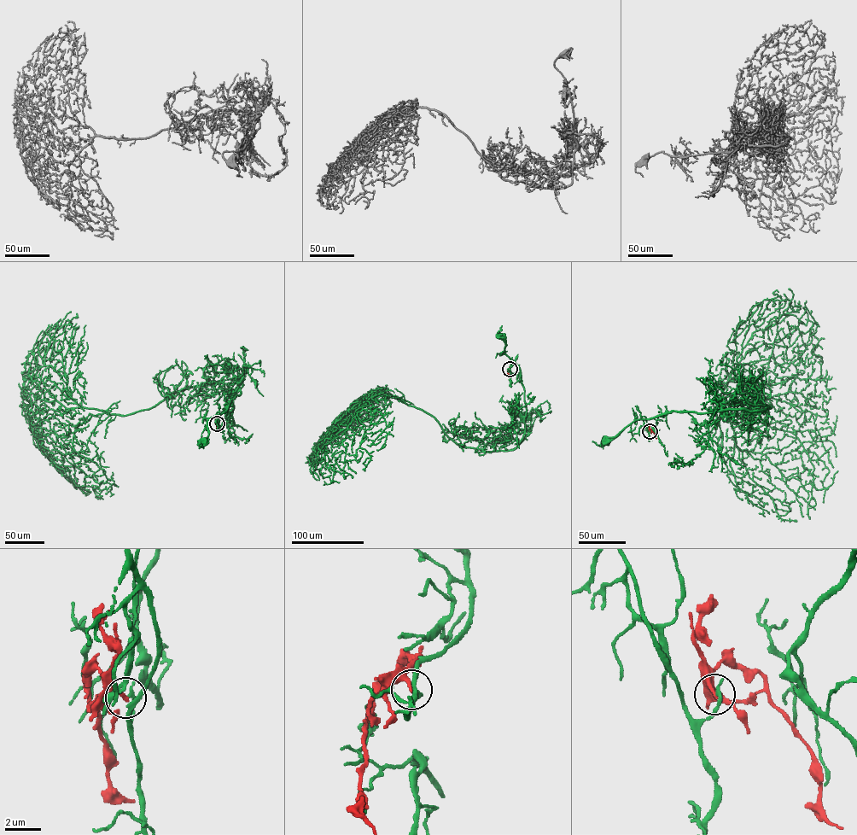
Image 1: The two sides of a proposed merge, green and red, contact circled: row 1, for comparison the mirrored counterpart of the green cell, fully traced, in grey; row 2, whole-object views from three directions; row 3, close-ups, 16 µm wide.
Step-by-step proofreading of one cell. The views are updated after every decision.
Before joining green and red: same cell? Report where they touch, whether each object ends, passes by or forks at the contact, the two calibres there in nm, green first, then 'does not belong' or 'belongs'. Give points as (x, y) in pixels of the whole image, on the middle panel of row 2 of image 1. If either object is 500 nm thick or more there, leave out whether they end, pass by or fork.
(510, 369) | green ends | red ends | 200/240 nm | does not belong

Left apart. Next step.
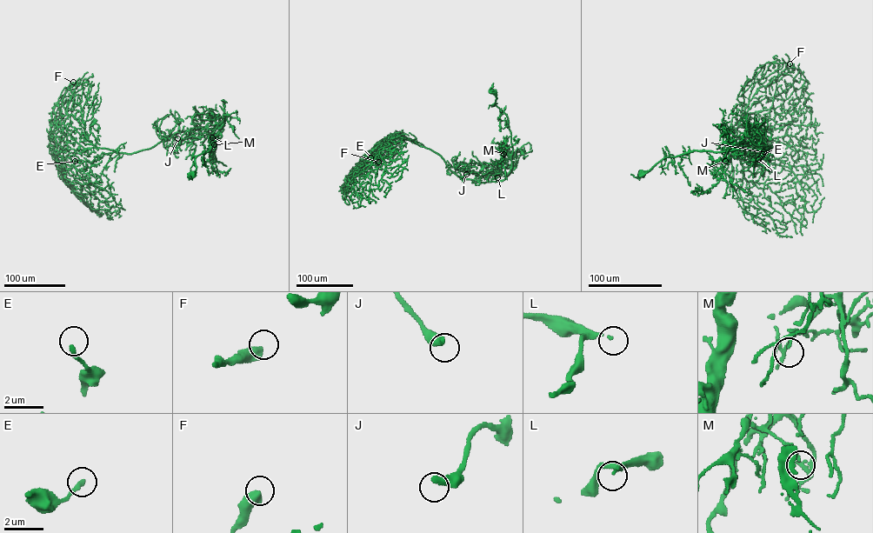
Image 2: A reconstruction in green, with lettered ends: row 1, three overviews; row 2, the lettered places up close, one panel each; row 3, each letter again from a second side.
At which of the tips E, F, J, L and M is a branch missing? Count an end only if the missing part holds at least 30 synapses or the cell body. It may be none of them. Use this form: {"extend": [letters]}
{"extend": ["J", "L"]}

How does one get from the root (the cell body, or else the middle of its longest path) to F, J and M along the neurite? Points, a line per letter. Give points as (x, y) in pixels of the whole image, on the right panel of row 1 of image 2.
F: (641, 172), (666, 157), (695, 150), (771, 148), (738, 153), (731, 137), (756, 89), (787, 73), (789, 63)
J: (641, 172), (649, 171), (666, 157), (695, 150), (756, 150), (772, 146), (763, 151)
M: (641, 172), (649, 171), (666, 157), (695, 150), (728, 150), (725, 161)

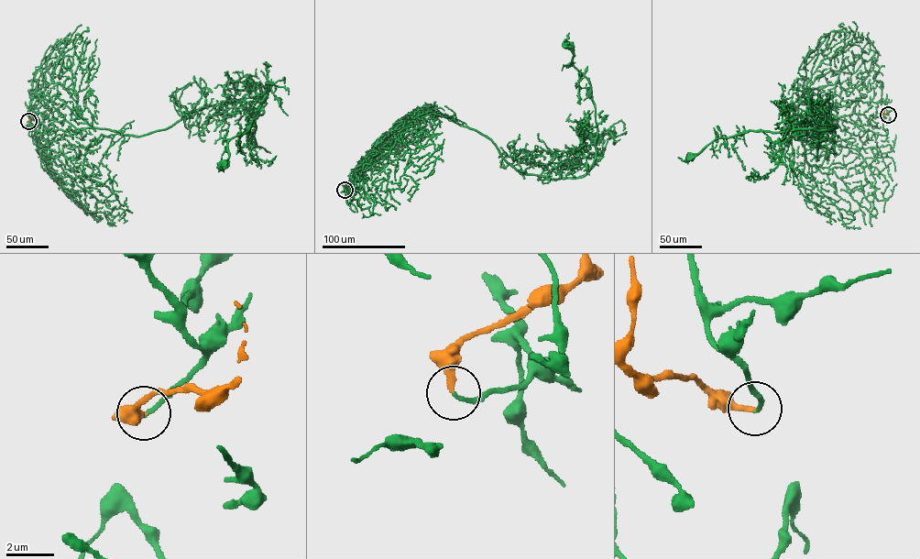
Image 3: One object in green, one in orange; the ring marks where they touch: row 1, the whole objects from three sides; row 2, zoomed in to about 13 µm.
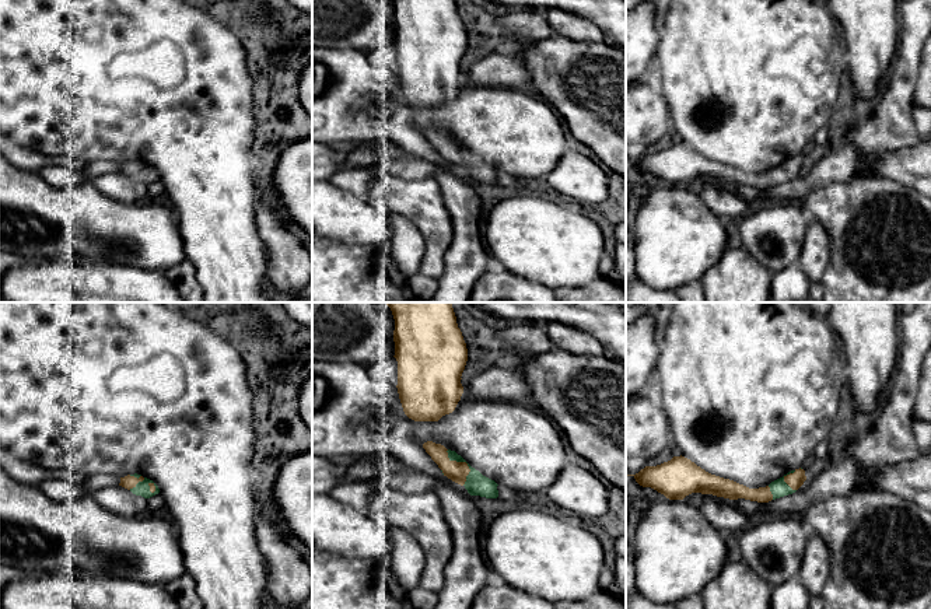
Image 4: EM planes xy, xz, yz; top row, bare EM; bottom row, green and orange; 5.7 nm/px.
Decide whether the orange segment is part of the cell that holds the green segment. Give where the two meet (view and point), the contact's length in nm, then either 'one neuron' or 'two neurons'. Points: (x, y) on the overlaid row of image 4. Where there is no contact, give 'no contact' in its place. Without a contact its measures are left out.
contact xz (465, 461); length 220 nm; one neuron

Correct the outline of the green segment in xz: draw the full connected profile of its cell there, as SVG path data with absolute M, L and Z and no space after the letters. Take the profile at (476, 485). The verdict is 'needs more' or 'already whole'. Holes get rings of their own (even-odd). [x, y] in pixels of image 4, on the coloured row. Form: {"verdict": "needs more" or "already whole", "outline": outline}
{"verdict": "needs more", "outline": "M433 441L424 442L423 448L438 465L442 475L463 486L470 496L480 496L486 498L498 497L498 484L472 468L455 451L447 449L444 445L435 444Z"}

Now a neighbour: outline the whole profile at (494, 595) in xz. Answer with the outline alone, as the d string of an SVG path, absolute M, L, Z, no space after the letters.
M490 582L475 598L472 609L554 609L554 603L522 592L505 582Z

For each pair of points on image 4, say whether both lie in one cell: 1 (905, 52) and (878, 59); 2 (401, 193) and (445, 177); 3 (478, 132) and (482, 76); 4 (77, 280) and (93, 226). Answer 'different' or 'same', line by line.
1: different
2: different
3: different
4: different

